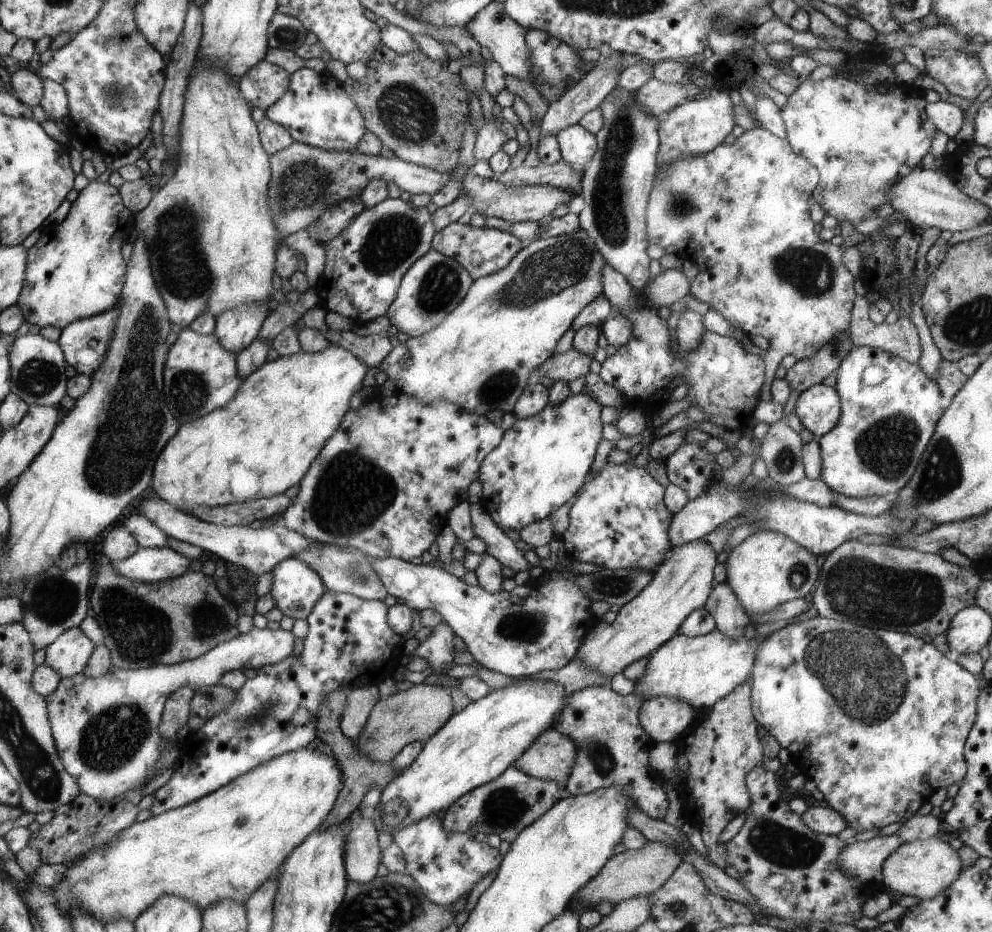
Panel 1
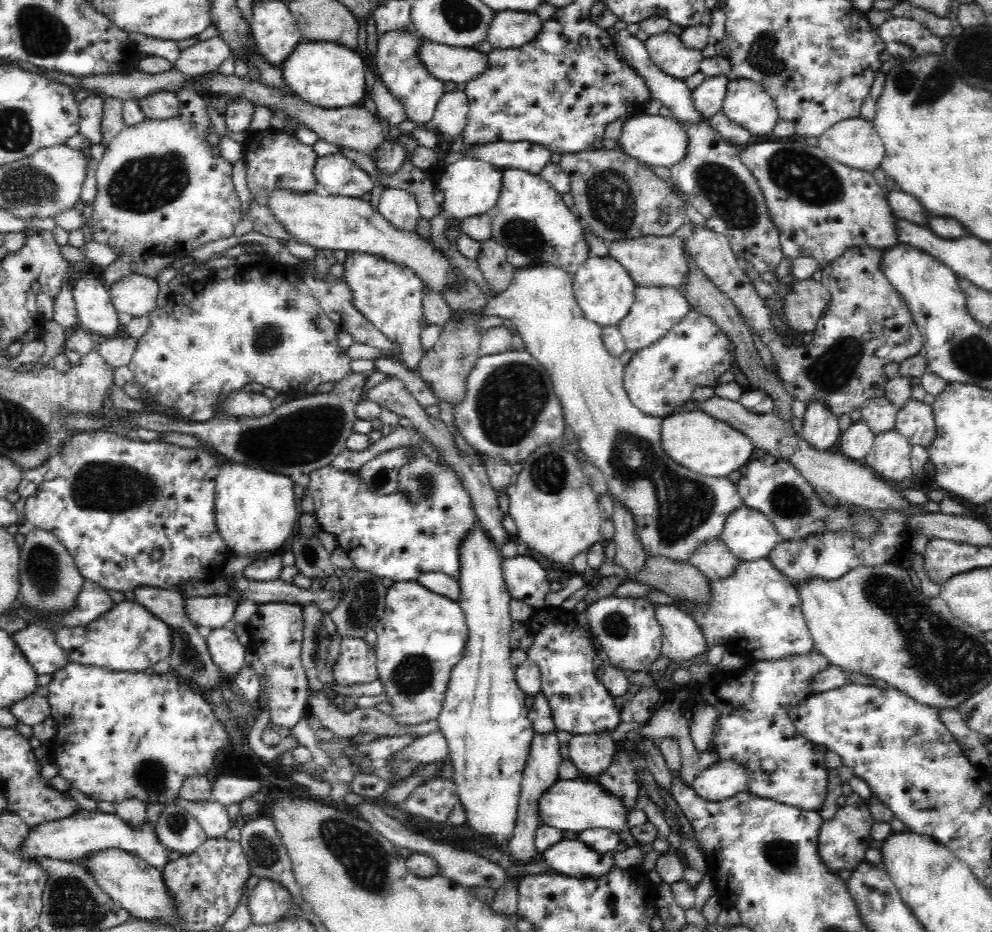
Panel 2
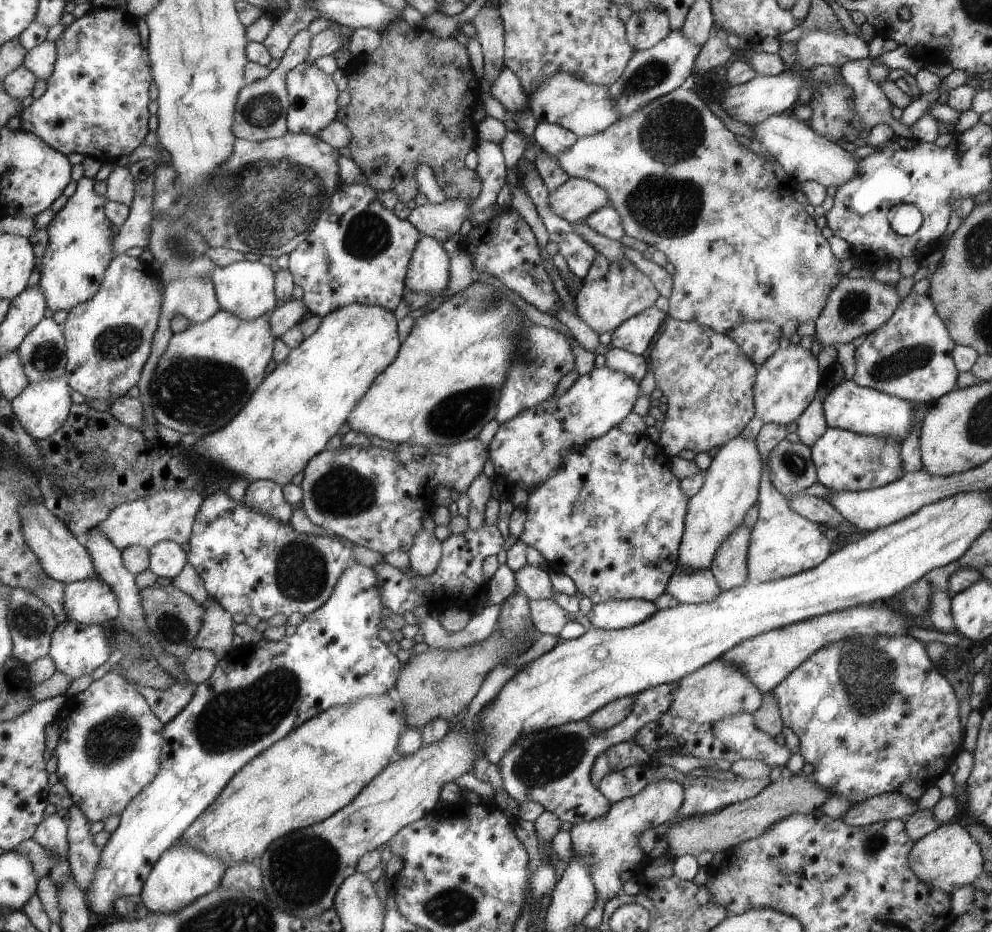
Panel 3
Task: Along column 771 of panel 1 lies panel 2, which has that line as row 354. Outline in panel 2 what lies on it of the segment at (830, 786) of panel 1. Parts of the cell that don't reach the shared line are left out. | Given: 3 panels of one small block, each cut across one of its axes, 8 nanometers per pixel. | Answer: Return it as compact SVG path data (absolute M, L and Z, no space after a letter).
M690 307L684 318L680 319L670 330L650 346L634 351L632 357L623 372L622 384L625 386L626 395L632 401L634 408L650 416L666 418L676 408L684 406L686 402L692 401L692 395L696 388L715 389L719 386L720 377L724 376L736 362L736 345L730 342L728 335L720 329L716 321L708 315L698 313L694 307Z

